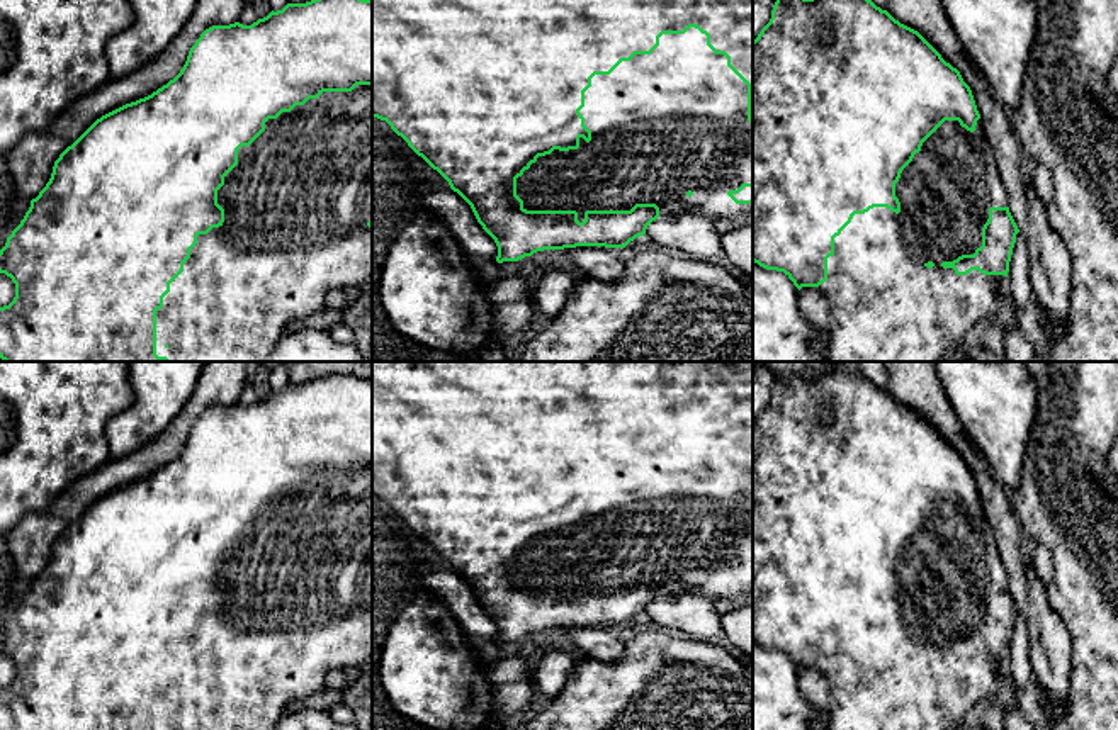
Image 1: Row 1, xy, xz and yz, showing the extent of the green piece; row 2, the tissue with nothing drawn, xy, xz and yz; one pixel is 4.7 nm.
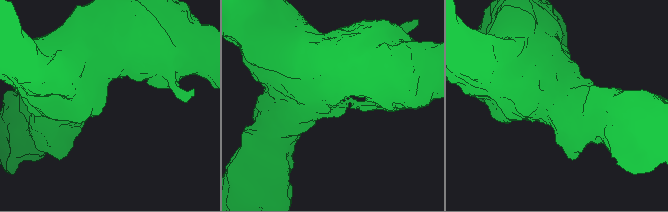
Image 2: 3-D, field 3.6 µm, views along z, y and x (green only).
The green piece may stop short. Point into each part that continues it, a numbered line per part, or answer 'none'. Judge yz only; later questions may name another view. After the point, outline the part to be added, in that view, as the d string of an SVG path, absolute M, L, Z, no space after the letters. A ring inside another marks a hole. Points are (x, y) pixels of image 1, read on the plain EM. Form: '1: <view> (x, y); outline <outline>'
1: yz (880, 676); outline M982 499L970 513L958 501L945 501L914 535L895 564L901 592L873 587L855 594L834 618L834 635L827 638L827 660L817 669L829 682L829 730L953 730L980 701L989 699L1008 669L1008 657L984 655L972 650L957 655L943 649L962 635L974 635L982 626L982 608L991 587L1009 587L996 531L985 518Z

